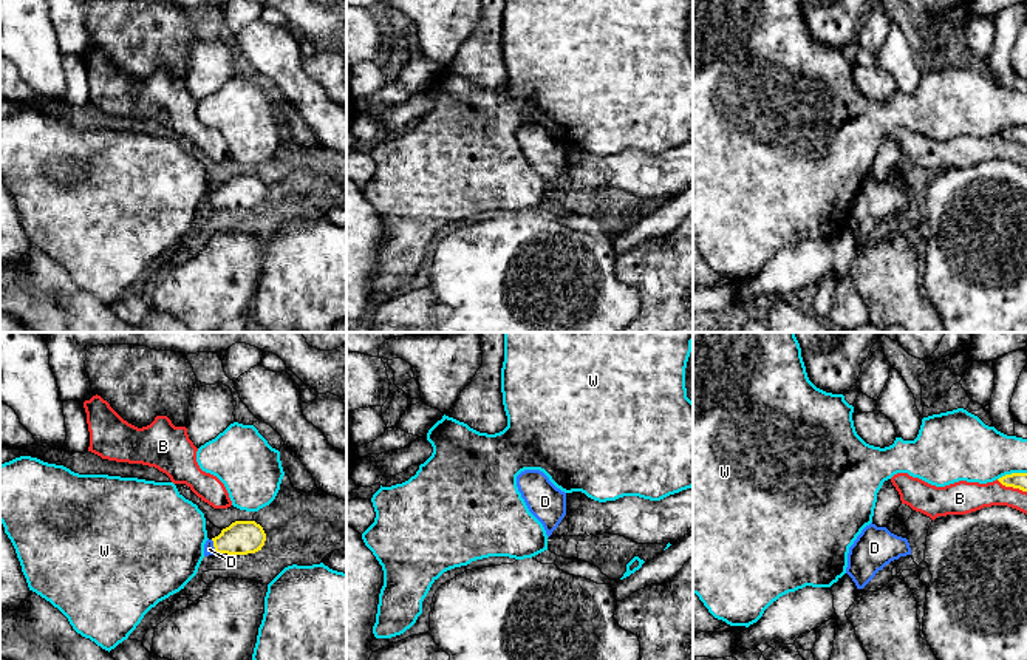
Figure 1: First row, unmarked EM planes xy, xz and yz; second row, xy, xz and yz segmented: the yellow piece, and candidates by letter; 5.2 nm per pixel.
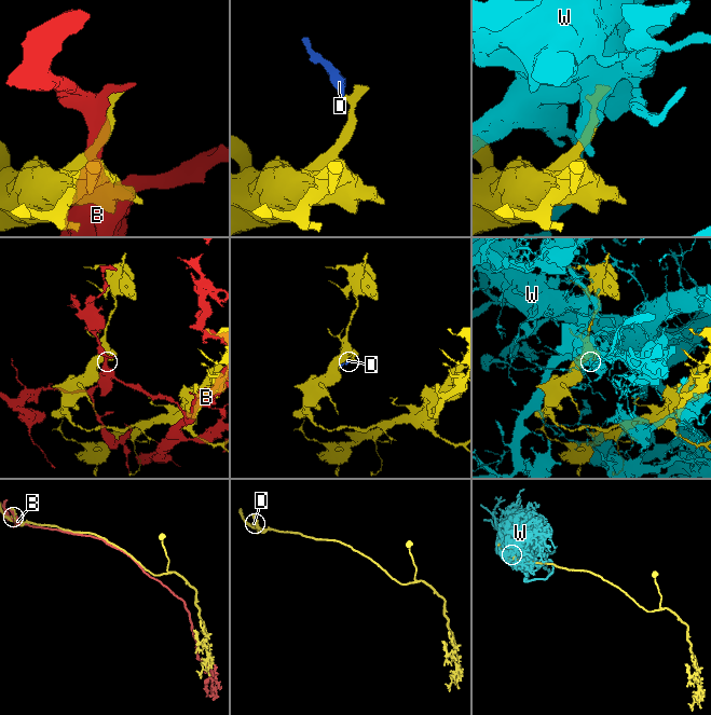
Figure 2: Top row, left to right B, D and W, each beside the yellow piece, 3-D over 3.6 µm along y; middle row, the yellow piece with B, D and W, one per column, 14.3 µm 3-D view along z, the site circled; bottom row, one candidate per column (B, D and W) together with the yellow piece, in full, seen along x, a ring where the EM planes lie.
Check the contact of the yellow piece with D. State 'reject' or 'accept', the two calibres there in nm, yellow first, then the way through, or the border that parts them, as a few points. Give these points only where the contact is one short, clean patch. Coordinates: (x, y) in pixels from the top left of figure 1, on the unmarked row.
accept; 180 nm thick on the yellow side, 60 nm on the other; runs through xy (242, 190), (214, 200), (209, 203)

